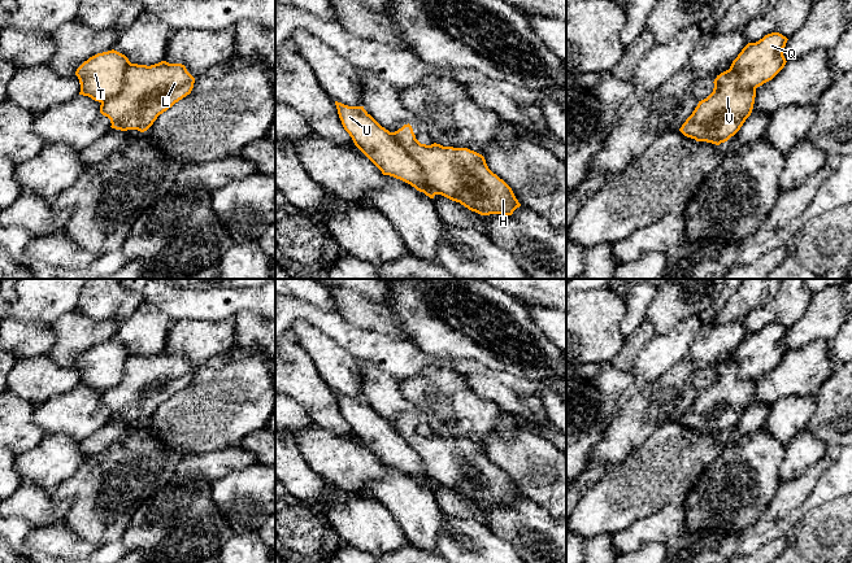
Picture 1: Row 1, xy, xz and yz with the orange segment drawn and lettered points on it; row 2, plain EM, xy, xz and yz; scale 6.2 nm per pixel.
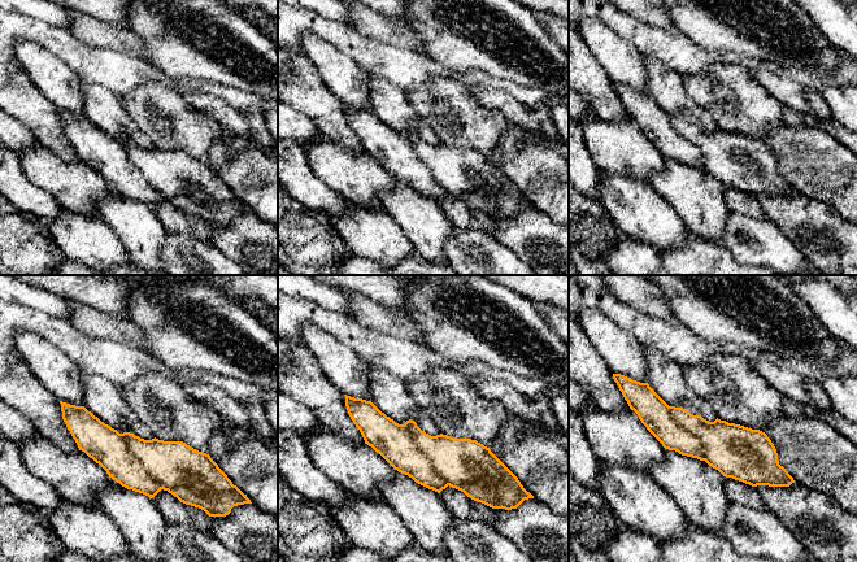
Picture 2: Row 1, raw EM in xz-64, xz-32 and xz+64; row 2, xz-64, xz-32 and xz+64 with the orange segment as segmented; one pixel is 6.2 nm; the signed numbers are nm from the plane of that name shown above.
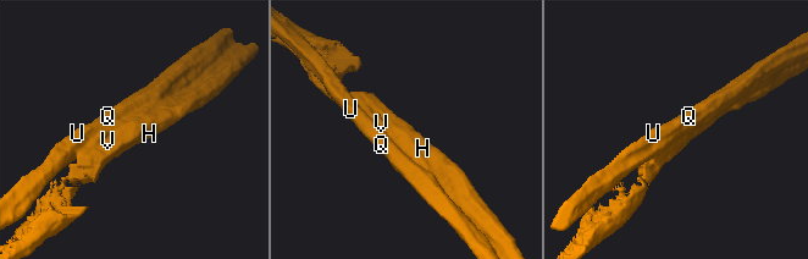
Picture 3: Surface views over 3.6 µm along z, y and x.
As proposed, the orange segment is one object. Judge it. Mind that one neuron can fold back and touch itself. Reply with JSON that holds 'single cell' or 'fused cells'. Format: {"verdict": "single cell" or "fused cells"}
{"verdict": "fused cells"}

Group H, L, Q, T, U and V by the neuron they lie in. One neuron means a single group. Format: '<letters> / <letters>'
H L V / Q T U

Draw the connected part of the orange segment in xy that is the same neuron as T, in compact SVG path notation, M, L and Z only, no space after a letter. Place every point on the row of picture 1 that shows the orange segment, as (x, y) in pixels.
M114 49L90 57L75 71L81 83L79 95L99 102L116 96L123 87L130 64L125 54Z

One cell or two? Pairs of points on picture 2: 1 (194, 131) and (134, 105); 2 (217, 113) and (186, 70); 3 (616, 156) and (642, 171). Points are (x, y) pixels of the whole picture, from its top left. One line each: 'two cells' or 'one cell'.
1: one cell
2: two cells
3: one cell

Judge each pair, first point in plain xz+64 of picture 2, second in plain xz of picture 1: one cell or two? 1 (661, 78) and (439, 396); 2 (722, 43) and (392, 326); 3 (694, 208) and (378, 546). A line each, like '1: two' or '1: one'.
1: two
2: two
3: two

